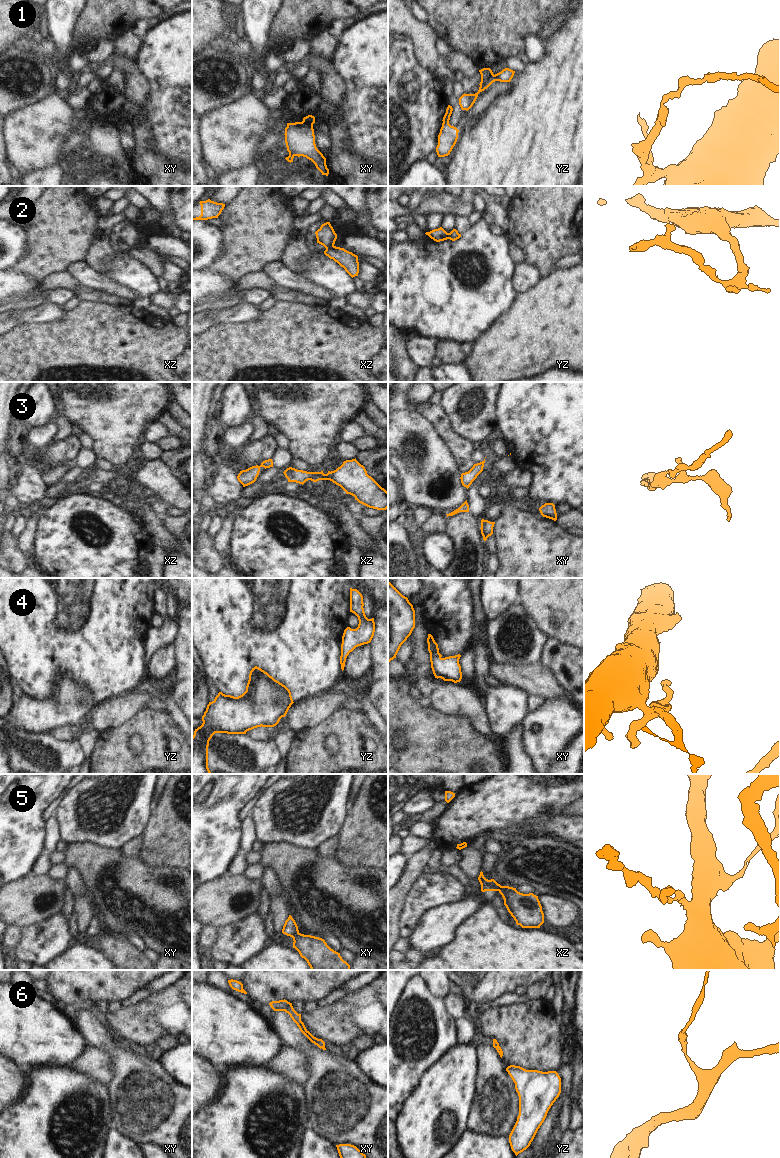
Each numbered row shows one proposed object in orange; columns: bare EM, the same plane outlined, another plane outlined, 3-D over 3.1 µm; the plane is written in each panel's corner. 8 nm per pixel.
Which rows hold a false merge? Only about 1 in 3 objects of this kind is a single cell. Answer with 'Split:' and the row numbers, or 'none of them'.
Split: 1, 2, 5.

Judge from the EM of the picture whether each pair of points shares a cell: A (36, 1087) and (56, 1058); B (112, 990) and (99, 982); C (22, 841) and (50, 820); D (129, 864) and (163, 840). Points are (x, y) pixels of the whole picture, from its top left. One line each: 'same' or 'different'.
A: different
B: same
C: different
D: different

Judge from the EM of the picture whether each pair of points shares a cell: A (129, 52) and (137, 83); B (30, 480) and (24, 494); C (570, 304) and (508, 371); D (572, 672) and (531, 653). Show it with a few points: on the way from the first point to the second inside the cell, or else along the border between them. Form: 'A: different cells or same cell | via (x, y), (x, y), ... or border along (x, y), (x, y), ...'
A: different cells | border along (113, 51), (134, 61)
B: same cell | via (27, 483), (26, 491)
C: same cell | via (553, 321), (520, 354)
D: different cells | border along (550, 638), (542, 661)

